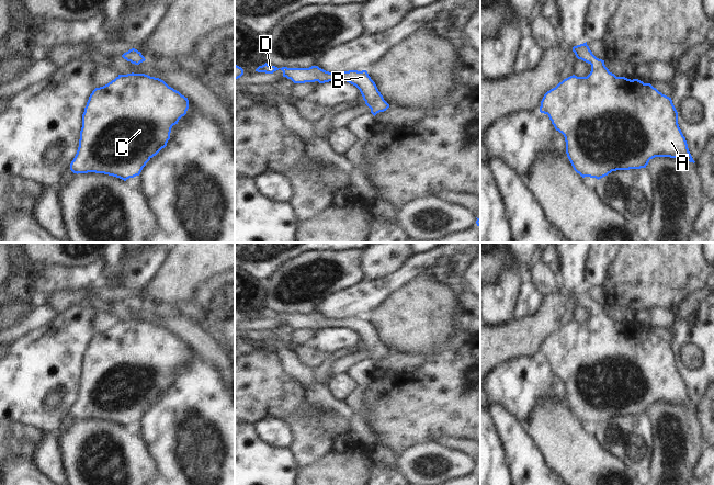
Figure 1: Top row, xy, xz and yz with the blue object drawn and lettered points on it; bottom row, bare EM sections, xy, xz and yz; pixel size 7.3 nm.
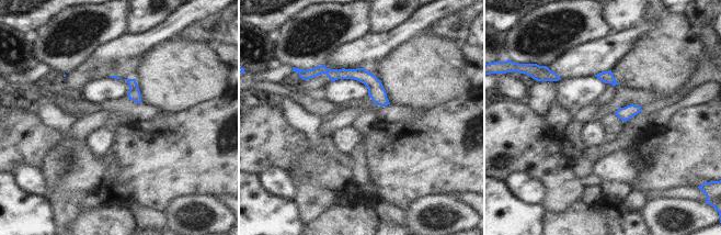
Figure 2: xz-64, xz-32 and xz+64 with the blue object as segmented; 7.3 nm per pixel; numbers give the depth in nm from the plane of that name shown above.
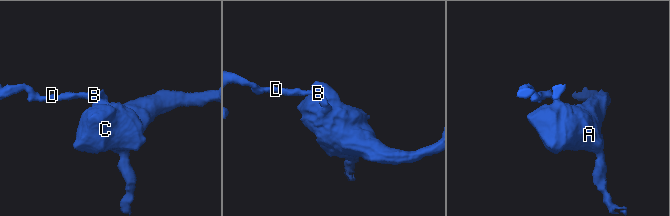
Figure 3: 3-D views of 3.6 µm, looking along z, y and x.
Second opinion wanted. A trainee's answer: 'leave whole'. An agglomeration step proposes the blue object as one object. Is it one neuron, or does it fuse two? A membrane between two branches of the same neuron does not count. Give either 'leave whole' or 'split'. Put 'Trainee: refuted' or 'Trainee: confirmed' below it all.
leave whole
Trainee: confirmed

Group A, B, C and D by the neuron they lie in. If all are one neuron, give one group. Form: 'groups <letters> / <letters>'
groups A B C D

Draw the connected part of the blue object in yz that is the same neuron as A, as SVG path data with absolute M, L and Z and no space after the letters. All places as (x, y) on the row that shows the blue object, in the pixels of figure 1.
M587 42L574 46L573 52L578 59L591 65L590 74L587 77L573 75L547 91L541 101L540 112L547 114L555 129L564 135L567 157L577 173L582 178L590 177L599 180L612 171L646 168L649 160L655 157L695 162L679 127L678 112L671 98L659 92L650 83L616 77L605 67L604 60L592 54Z

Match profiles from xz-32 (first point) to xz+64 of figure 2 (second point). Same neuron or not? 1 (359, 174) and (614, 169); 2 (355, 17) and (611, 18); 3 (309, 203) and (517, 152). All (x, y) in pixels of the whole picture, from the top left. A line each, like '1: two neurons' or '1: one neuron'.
1: two neurons
2: two neurons
3: one neuron

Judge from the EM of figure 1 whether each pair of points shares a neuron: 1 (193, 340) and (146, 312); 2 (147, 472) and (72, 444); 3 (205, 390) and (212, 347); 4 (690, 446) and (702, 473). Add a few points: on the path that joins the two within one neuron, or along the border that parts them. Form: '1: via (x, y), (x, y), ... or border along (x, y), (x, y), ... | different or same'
1: via (181, 328), (166, 320), (158, 319) | same
2: via (127, 452), (111, 430), (92, 430) | same
3: border along (189, 346), (207, 359), (218, 370), (223, 379) | different
4: border along (702, 450), (692, 473) | different

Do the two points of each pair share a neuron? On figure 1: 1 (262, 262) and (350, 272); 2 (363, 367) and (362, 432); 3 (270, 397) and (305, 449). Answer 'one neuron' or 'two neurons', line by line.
1: two neurons
2: one neuron
3: one neuron

